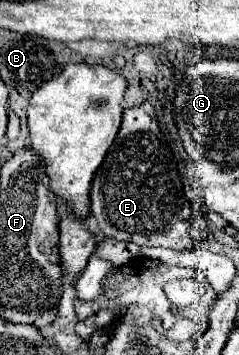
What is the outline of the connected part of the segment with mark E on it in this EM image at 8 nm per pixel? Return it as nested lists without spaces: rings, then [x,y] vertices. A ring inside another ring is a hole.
[[[144,102],[142,106],[130,108],[124,112],[120,132],[108,150],[108,156],[104,164],[98,168],[92,190],[90,190],[90,202],[92,202],[92,216],[98,218],[102,234],[124,240],[124,242],[134,242],[138,246],[164,246],[180,252],[192,252],[198,248],[198,240],[192,240],[188,234],[190,226],[190,200],[186,198],[182,190],[182,182],[178,176],[176,160],[172,156],[170,146],[166,144],[154,106],[150,102]]]

